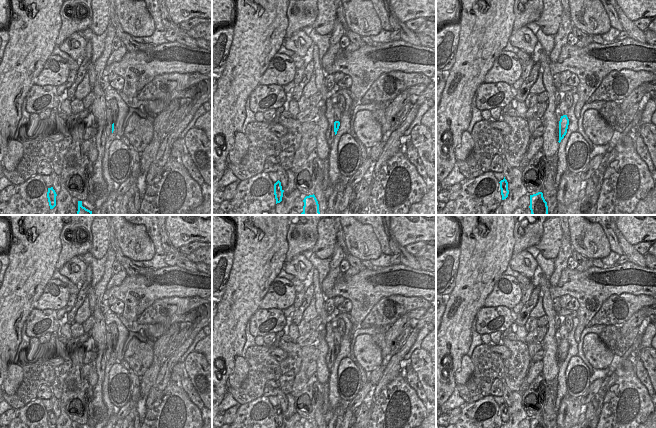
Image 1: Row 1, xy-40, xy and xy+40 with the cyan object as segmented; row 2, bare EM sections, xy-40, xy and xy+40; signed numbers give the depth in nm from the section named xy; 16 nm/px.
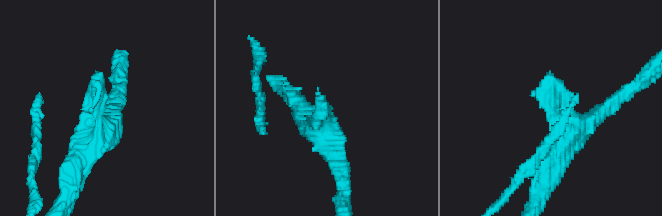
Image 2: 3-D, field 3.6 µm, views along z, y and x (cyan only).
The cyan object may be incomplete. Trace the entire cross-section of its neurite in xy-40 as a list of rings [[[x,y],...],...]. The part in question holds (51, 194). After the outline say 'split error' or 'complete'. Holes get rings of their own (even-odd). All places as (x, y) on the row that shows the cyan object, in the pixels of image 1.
[[[53,187],[48,188],[47,198],[48,198],[50,209],[53,209],[56,206],[56,196],[57,194],[53,189]]] | complete

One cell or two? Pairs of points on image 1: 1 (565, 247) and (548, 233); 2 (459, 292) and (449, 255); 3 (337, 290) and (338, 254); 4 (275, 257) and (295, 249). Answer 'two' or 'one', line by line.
1: two
2: two
3: two
4: two

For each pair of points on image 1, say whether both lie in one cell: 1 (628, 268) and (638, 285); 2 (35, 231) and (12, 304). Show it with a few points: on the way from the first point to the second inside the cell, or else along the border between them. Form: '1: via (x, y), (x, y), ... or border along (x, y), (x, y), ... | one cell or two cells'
1: via (628, 272), (635, 281) | one cell
2: via (35, 249), (31, 266), (22, 286) | one cell

